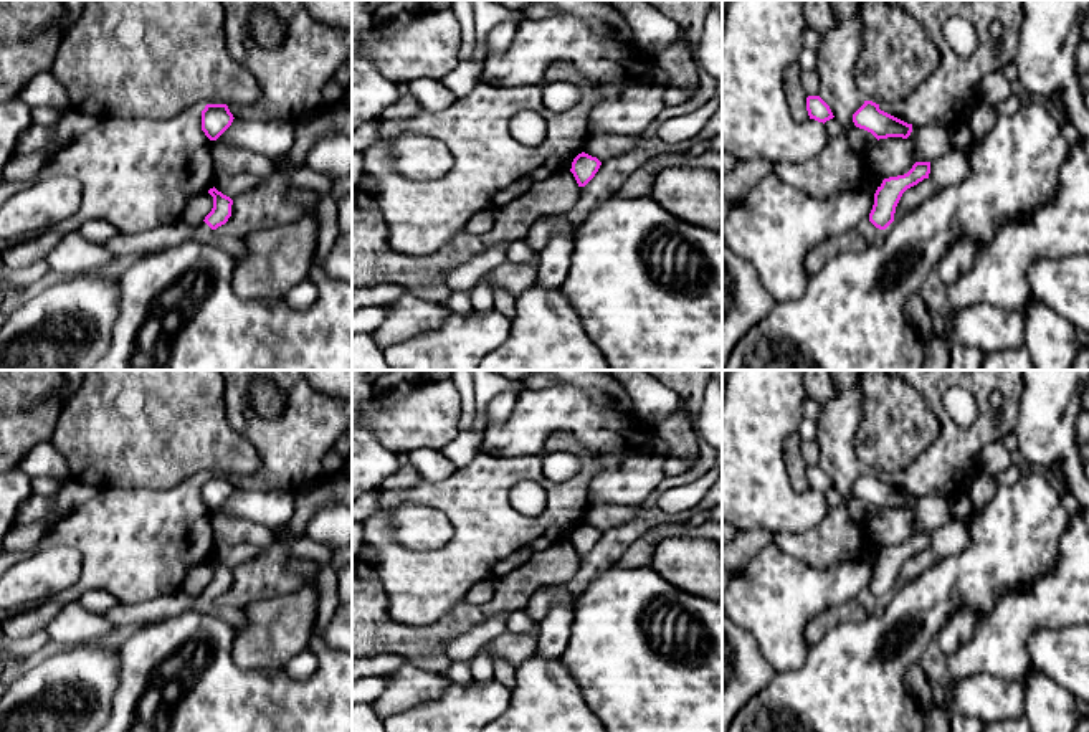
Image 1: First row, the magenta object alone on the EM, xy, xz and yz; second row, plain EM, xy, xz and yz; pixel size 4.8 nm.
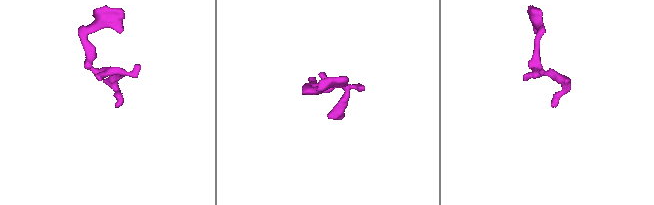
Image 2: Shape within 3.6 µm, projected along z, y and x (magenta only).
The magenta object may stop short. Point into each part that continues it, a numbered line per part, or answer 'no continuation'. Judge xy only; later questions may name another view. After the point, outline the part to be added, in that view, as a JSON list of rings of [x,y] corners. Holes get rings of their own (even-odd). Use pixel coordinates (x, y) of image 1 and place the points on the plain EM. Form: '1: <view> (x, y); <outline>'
1: xy (156, 610); [[[182,590],[162,595],[140,605],[119,603],[117,606],[104,611],[101,616],[114,625],[136,623],[145,626],[180,615],[185,610],[198,610],[216,615],[235,628],[243,628],[246,625],[246,620],[238,615],[236,606],[216,605],[215,600],[212,600],[205,592],[192,597]]]

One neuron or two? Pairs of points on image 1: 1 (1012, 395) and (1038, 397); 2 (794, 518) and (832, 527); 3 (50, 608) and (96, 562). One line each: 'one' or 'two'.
1: two
2: two
3: two

